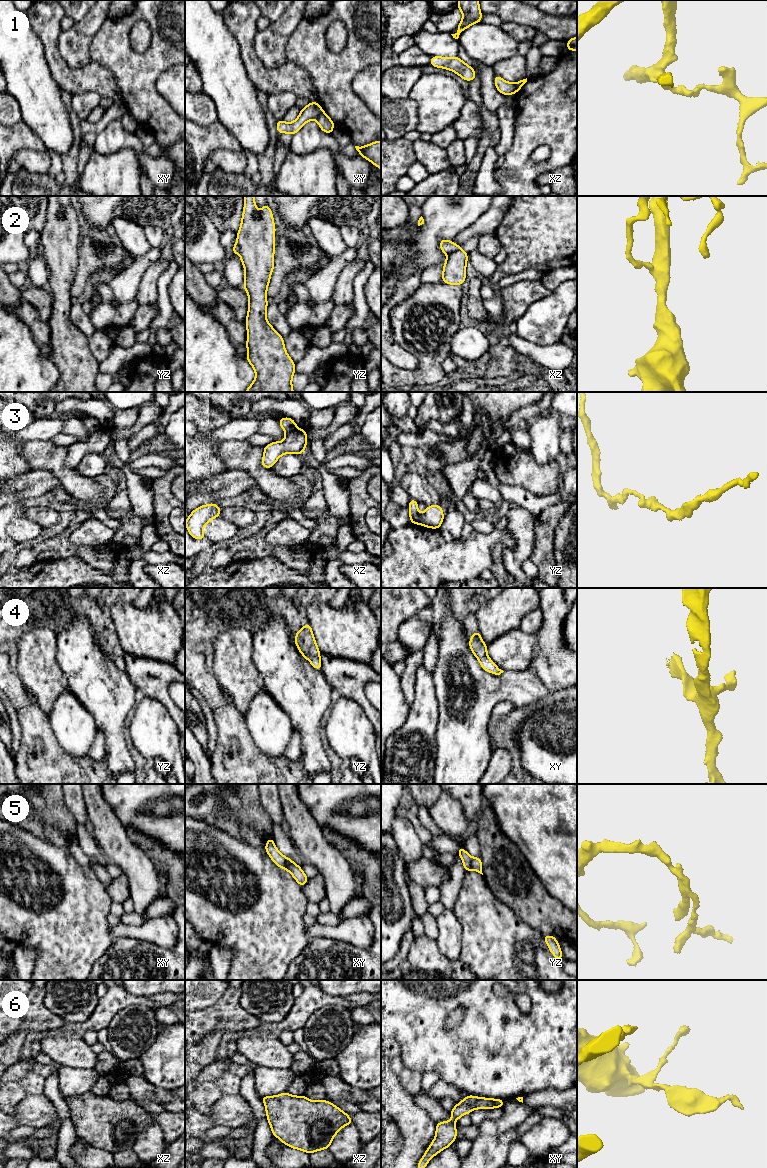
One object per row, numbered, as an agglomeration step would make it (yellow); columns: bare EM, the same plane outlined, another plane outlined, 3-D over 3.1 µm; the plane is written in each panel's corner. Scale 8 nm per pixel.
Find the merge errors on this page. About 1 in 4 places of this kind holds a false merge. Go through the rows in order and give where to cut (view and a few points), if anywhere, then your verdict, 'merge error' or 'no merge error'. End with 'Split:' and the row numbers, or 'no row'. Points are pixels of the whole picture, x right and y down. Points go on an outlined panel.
1: xz (514, 83), (517, 91) | merge error
2: xz (460, 248), (448, 254) | merge error
3: xz (297, 428), (286, 433) | merge error
4: no cut | no merge error
5: no cut | no merge error
6: no cut | no merge error
Split: 1, 2, 3

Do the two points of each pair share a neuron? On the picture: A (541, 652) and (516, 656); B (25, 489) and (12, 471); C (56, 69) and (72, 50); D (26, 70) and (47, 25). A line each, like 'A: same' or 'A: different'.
A: different
B: different
C: different
D: different

